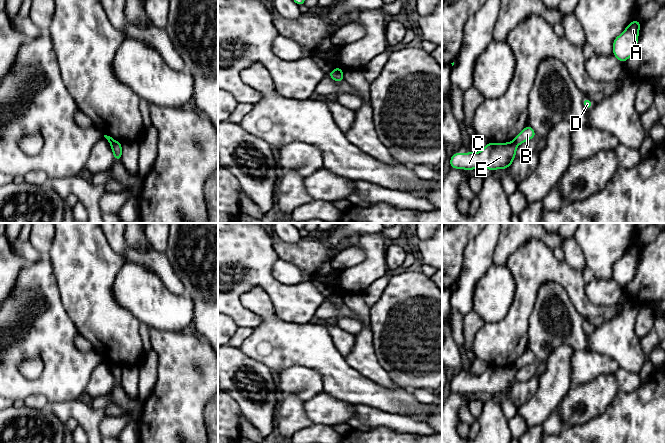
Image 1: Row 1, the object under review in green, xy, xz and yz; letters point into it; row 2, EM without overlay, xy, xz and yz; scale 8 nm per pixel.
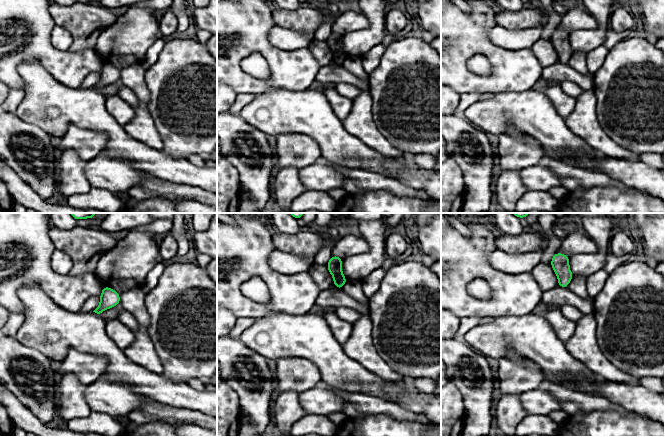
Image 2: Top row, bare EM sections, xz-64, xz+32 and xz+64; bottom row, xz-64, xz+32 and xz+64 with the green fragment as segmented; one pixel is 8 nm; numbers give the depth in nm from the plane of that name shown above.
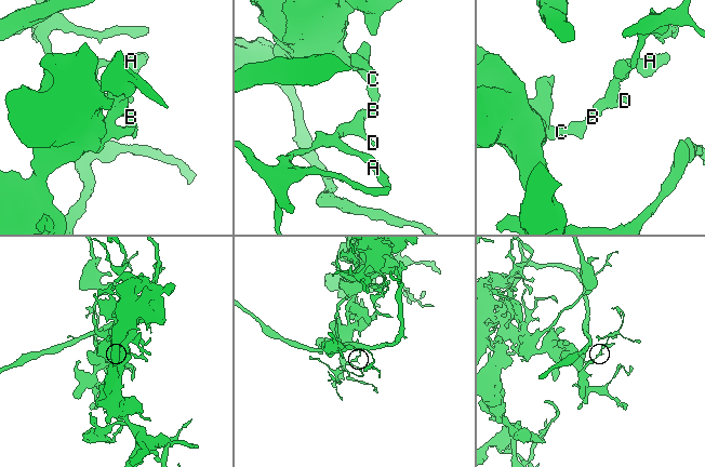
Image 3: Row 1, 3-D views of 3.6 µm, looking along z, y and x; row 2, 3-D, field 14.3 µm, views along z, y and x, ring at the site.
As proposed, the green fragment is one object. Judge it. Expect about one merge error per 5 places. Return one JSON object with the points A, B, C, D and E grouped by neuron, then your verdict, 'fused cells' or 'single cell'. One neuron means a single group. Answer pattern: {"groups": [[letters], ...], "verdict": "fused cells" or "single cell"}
{"groups": [["A", "B", "D"], ["C", "E"]], "verdict": "fused cells"}

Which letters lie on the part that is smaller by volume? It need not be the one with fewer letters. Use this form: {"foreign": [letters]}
{"foreign": ["A", "B", "D"]}

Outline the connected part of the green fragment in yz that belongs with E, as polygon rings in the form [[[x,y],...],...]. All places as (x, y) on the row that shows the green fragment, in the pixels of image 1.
[[[514,141],[507,143],[489,143],[481,152],[453,153],[450,158],[450,167],[455,169],[506,169],[511,166],[516,157],[517,144]]]

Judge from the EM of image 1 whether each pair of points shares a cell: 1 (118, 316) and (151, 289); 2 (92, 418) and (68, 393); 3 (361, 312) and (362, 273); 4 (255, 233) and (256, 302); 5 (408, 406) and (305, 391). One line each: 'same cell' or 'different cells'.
1: different cells
2: different cells
3: different cells
4: different cells
5: different cells

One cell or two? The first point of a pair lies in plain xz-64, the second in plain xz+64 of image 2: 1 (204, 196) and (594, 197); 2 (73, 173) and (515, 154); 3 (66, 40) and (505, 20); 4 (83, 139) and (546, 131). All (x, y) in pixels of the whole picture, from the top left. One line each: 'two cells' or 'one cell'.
1: two cells
2: two cells
3: two cells
4: two cells

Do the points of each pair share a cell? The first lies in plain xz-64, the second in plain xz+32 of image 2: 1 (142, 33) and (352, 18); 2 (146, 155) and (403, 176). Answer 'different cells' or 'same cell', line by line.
1: different cells
2: different cells

